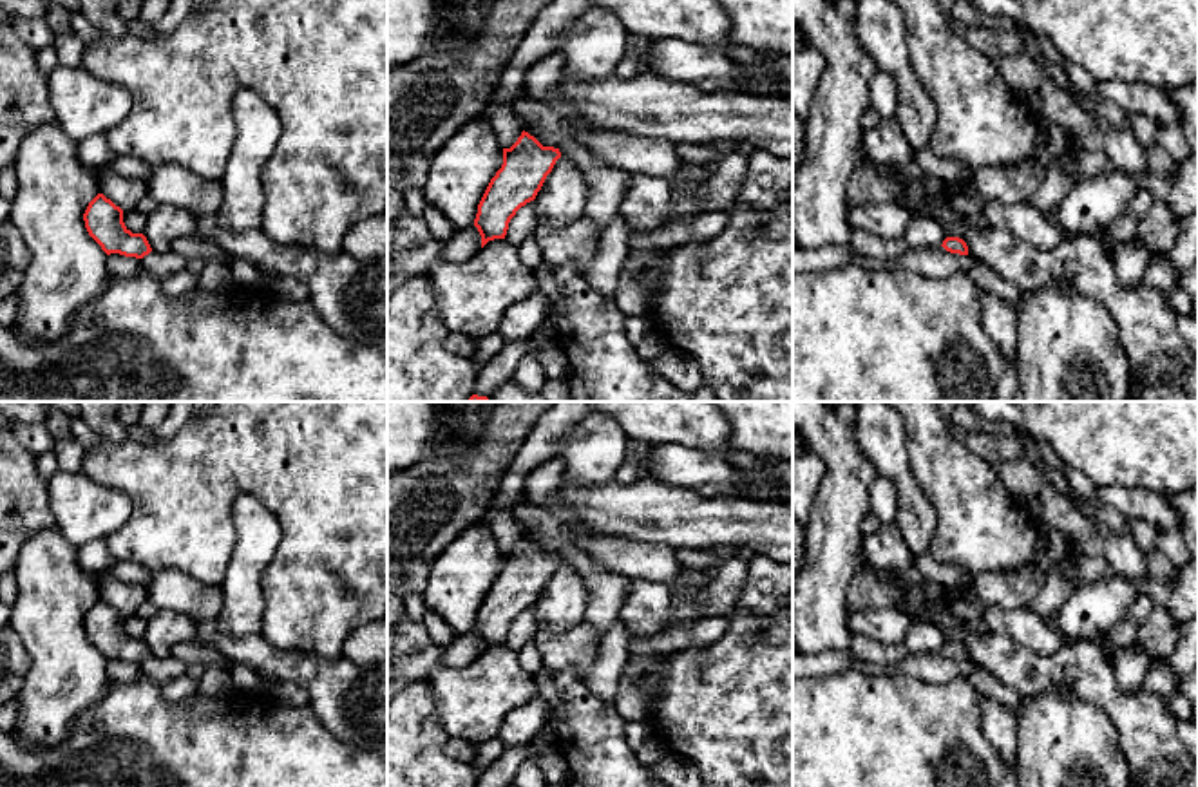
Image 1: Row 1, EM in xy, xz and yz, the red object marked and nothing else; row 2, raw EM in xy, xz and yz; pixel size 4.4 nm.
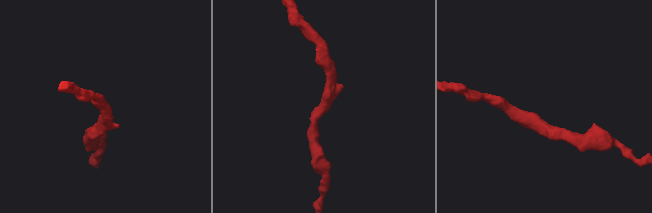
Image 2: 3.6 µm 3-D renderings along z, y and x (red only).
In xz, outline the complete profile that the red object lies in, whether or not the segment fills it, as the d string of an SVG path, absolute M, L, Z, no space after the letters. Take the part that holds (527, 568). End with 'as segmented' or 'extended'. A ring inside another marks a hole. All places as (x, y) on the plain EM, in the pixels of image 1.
M521 537L510 554L503 554L503 570L490 584L474 624L481 653L494 644L505 644L516 617L534 606L556 566L566 561L586 581L590 593L585 622L603 637L619 619L630 577L608 572L592 563L579 546L565 546L557 554L543 552L528 537Z | extended

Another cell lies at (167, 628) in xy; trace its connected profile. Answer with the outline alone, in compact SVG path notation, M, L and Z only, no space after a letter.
M159 610L147 621L143 640L147 642L152 657L170 657L172 648L194 640L201 624L181 612Z

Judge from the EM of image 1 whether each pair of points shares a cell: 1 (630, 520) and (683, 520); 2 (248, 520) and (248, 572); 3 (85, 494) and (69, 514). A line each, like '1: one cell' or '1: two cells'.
1: one cell
2: one cell
3: one cell

